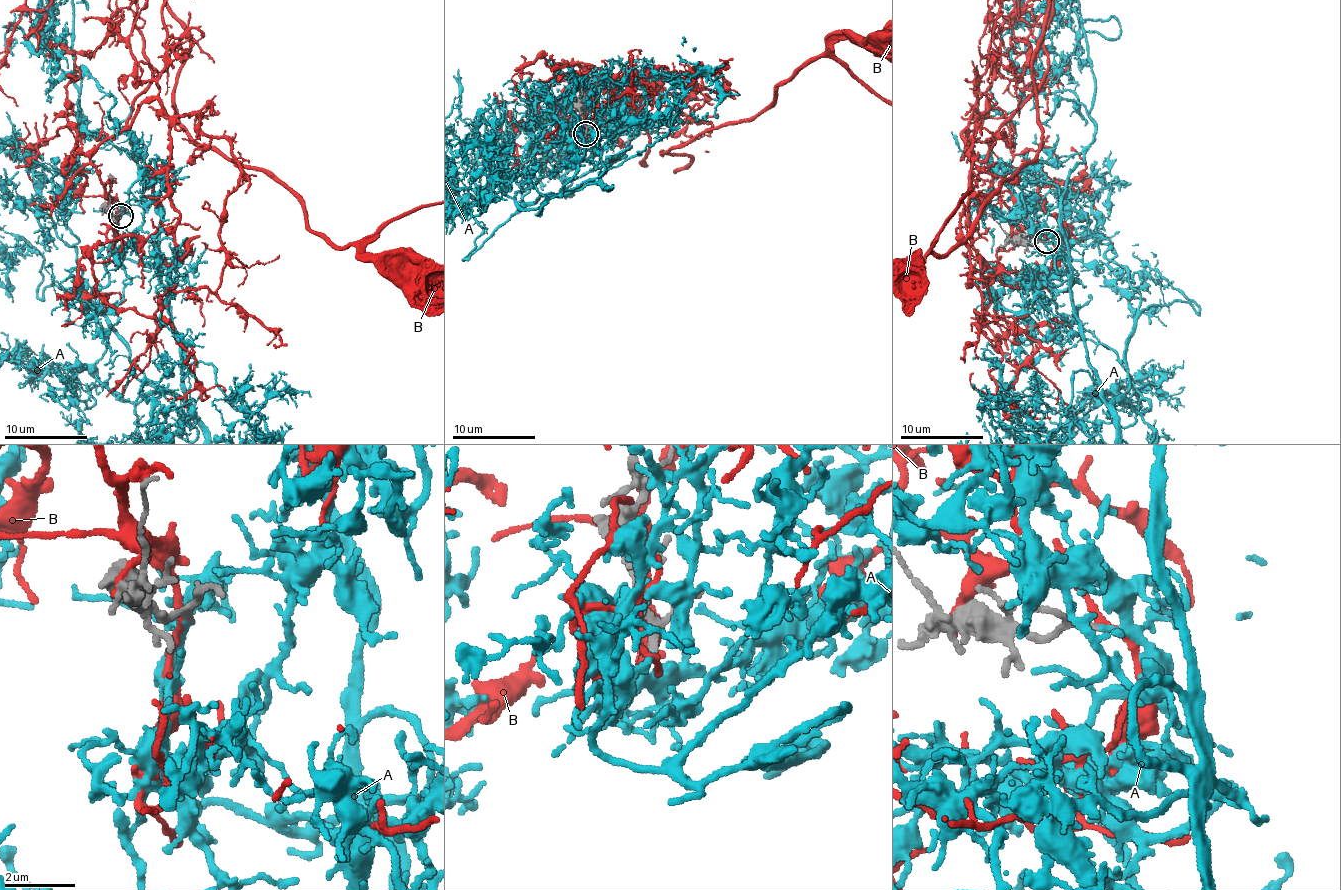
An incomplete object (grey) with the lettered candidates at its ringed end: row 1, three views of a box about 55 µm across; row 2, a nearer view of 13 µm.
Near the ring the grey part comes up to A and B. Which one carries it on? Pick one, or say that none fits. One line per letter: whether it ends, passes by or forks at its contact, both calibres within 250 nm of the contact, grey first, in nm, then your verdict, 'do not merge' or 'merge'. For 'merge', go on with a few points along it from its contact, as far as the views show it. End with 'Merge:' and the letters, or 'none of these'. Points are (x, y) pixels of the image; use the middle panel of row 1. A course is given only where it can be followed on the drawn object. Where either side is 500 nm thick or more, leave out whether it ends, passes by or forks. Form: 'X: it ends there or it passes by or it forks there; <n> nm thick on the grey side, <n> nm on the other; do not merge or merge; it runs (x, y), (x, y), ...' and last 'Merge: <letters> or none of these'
A: it passes by; 160 nm thick on the grey side, 150 nm on the other; merge
B: it passes by; 160 nm thick on the grey side, 190 nm on the other; do not merge
Merge: A

